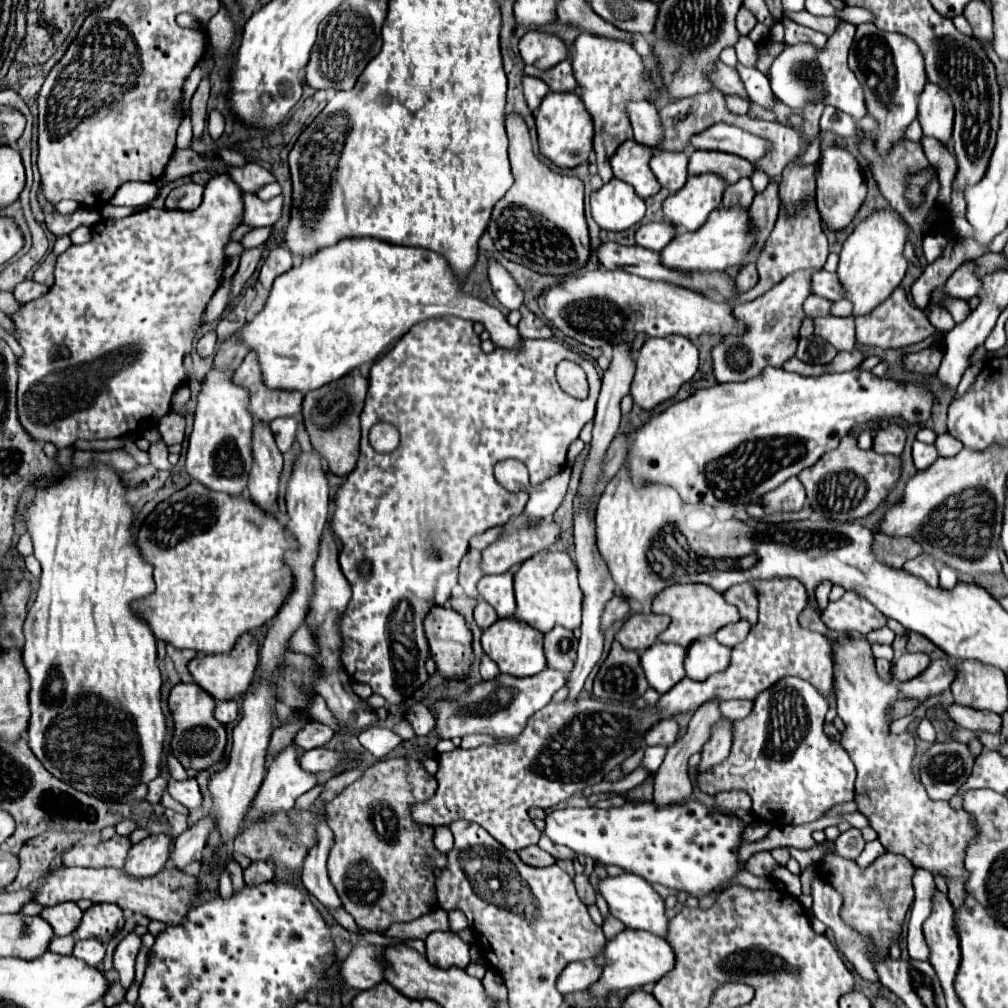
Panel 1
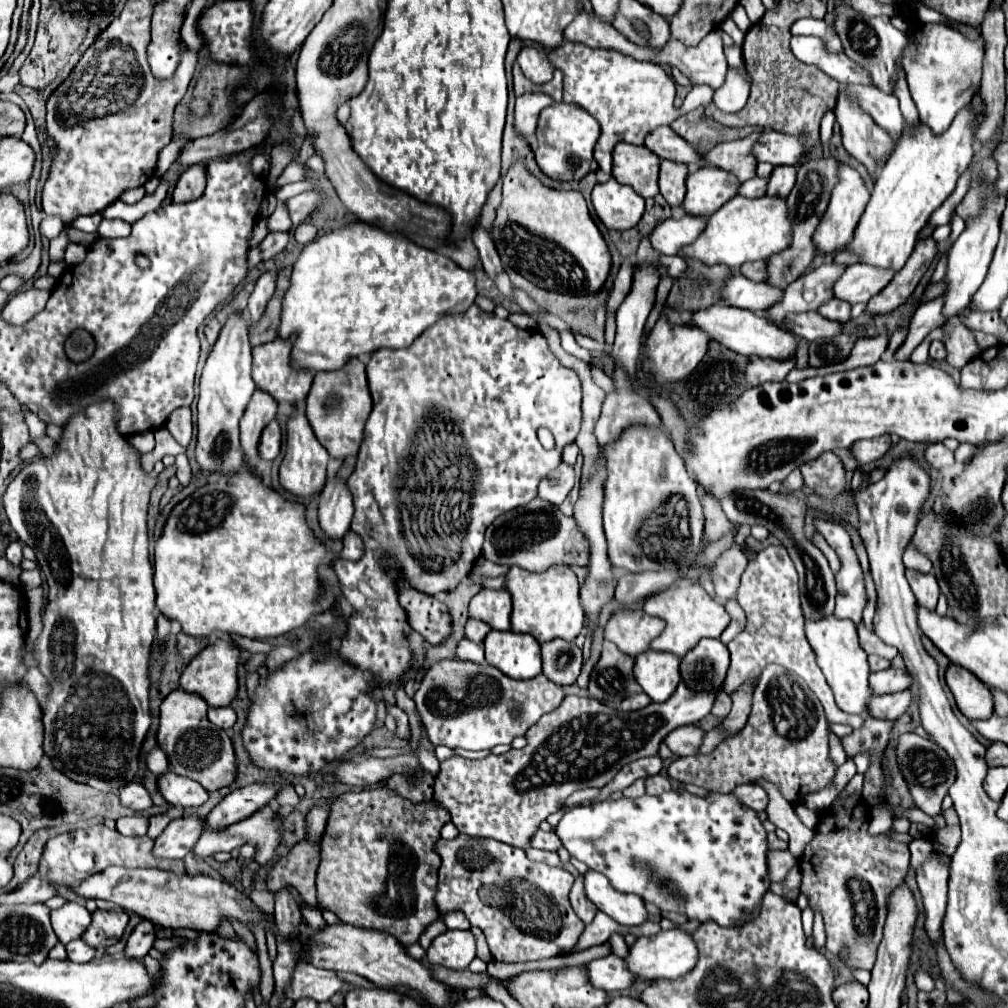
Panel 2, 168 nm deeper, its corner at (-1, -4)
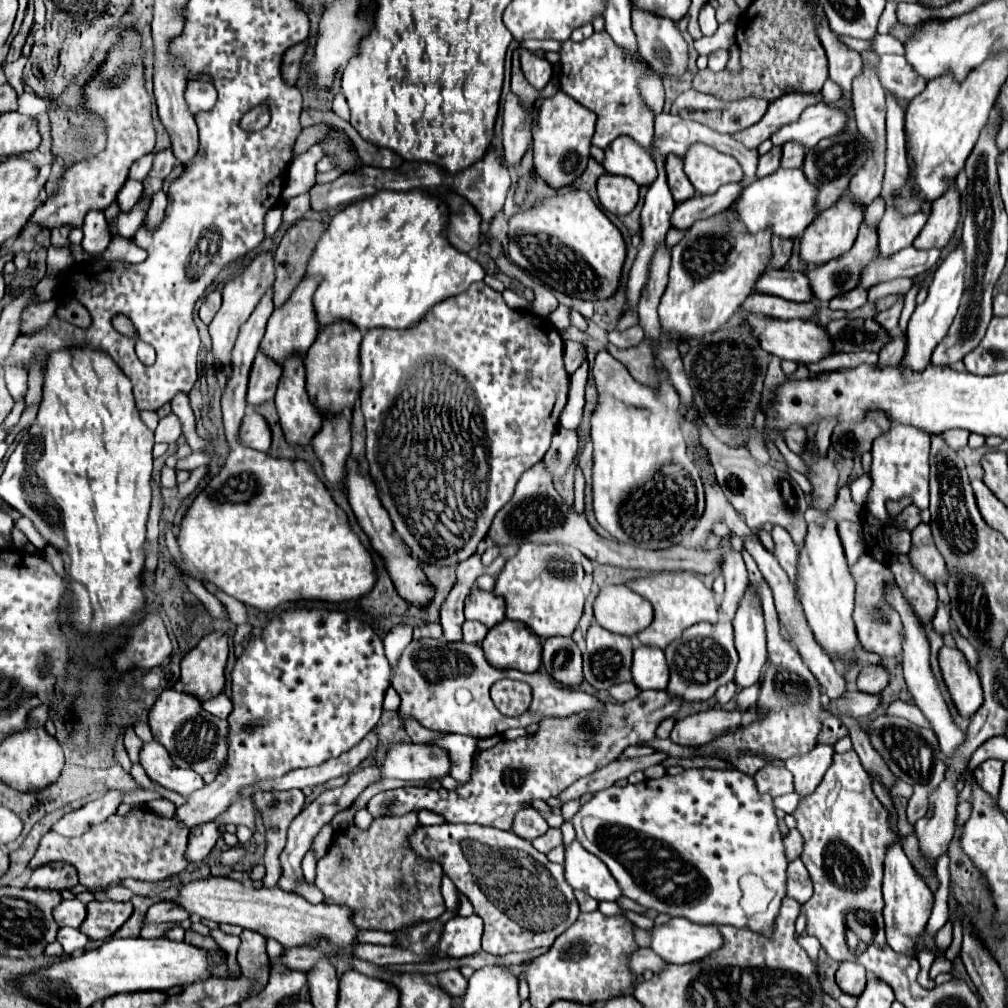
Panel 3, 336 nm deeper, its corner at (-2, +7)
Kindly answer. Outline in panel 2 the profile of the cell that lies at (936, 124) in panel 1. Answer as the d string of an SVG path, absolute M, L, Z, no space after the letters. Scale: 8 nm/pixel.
M929 23L923 25L923 29L915 29L909 39L911 45L907 47L907 57L903 57L903 67L907 73L911 97L917 105L919 119L935 133L943 133L955 119L957 111L967 107L971 97L975 97L975 89L979 89L983 67L983 37L967 39L957 29Z

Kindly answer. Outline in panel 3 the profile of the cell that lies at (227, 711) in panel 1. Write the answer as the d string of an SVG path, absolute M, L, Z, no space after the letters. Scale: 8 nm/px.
M226 694L210 698L210 700L202 702L202 706L204 706L206 712L210 712L210 714L214 714L218 718L228 718L230 712L232 712L232 702L230 702L230 698Z

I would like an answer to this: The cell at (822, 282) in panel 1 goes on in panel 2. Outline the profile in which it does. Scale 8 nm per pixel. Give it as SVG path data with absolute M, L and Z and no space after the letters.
M849 265L841 279L835 283L833 291L837 299L843 299L851 305L867 303L875 293L887 287L887 283L895 277L891 269L875 269L871 265Z

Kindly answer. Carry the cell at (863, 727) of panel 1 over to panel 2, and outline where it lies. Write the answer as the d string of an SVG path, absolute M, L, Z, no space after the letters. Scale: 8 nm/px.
M835 615L821 617L819 621L805 621L805 635L807 641L813 645L817 663L827 677L829 687L833 689L835 703L841 711L851 715L865 715L867 701L873 695L869 687L869 663L867 653L863 653L859 639L857 639L857 627L853 621L839 619Z

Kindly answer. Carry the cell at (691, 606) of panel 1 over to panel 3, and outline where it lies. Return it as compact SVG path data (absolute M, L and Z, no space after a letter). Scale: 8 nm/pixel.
M664 572L664 574L652 574L646 578L638 578L628 582L628 588L632 588L636 594L644 596L654 606L654 622L636 634L636 638L642 644L648 646L660 646L662 650L682 636L682 632L698 622L718 622L718 604L714 598L714 592L704 586L704 582L692 574L692 572Z

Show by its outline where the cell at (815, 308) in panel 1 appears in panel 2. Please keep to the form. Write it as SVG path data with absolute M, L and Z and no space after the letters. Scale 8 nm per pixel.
M831 299L827 305L823 305L819 309L819 313L831 321L839 321L845 323L851 319L851 305L847 301L839 301L839 299Z

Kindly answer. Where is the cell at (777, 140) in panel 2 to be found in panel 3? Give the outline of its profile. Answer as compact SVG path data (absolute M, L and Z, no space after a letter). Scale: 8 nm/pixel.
M824 102L808 106L802 116L782 126L772 134L774 146L784 146L786 142L798 142L804 148L814 148L822 138L830 138L838 134L846 124L846 114L838 108L832 108Z

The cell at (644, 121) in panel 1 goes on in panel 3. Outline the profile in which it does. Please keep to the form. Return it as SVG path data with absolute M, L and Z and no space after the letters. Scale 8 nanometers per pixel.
M662 112L662 114L656 116L656 132L654 132L654 142L652 142L652 144L654 144L654 148L656 148L662 156L666 156L666 154L684 156L684 154L688 152L688 148L690 148L692 144L698 144L698 142L700 142L700 144L708 144L708 146L716 148L718 152L724 152L724 154L734 156L734 158L738 160L738 164L742 166L746 178L748 178L750 182L756 180L756 162L758 162L758 152L756 152L756 150L748 150L748 148L740 146L740 142L736 142L730 134L718 134L718 132L710 130L710 128L704 126L704 124L698 124L698 122L692 122L692 120L684 120L684 118L680 118L680 116L672 116L672 114L666 114L666 112Z

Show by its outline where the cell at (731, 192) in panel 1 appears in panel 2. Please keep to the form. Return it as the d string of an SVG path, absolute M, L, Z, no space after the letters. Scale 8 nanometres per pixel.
M755 175L751 181L741 183L739 195L745 195L745 197L763 197L767 193L767 183L769 183L767 177L757 177Z

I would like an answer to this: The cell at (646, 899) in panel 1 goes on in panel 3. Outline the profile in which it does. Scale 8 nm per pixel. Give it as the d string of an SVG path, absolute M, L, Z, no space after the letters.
M576 840L566 848L564 868L568 884L590 894L598 902L618 902L618 898L622 898L622 888L618 886L606 864L598 856L586 852Z

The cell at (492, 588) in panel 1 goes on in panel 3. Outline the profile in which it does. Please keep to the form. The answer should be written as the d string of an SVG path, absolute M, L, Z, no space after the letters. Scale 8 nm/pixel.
M472 588L466 598L464 614L468 620L480 620L486 626L494 626L504 620L504 598L494 592L486 592L480 588Z

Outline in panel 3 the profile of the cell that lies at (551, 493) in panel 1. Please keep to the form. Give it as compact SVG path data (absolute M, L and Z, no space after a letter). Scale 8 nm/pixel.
M560 428L556 432L556 438L552 438L552 446L544 456L544 464L546 464L554 482L564 480L568 466L574 464L576 442L578 442L578 434L572 430L564 430L564 428Z

